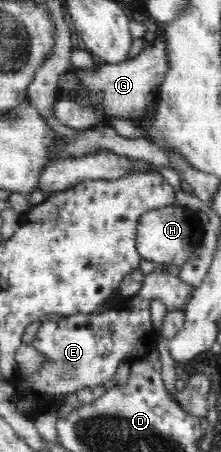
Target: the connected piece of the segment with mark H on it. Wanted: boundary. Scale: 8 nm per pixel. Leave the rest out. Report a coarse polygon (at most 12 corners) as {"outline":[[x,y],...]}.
{"outline":[[187,206],[147,211],[137,223],[137,251],[183,267],[204,233]]}

